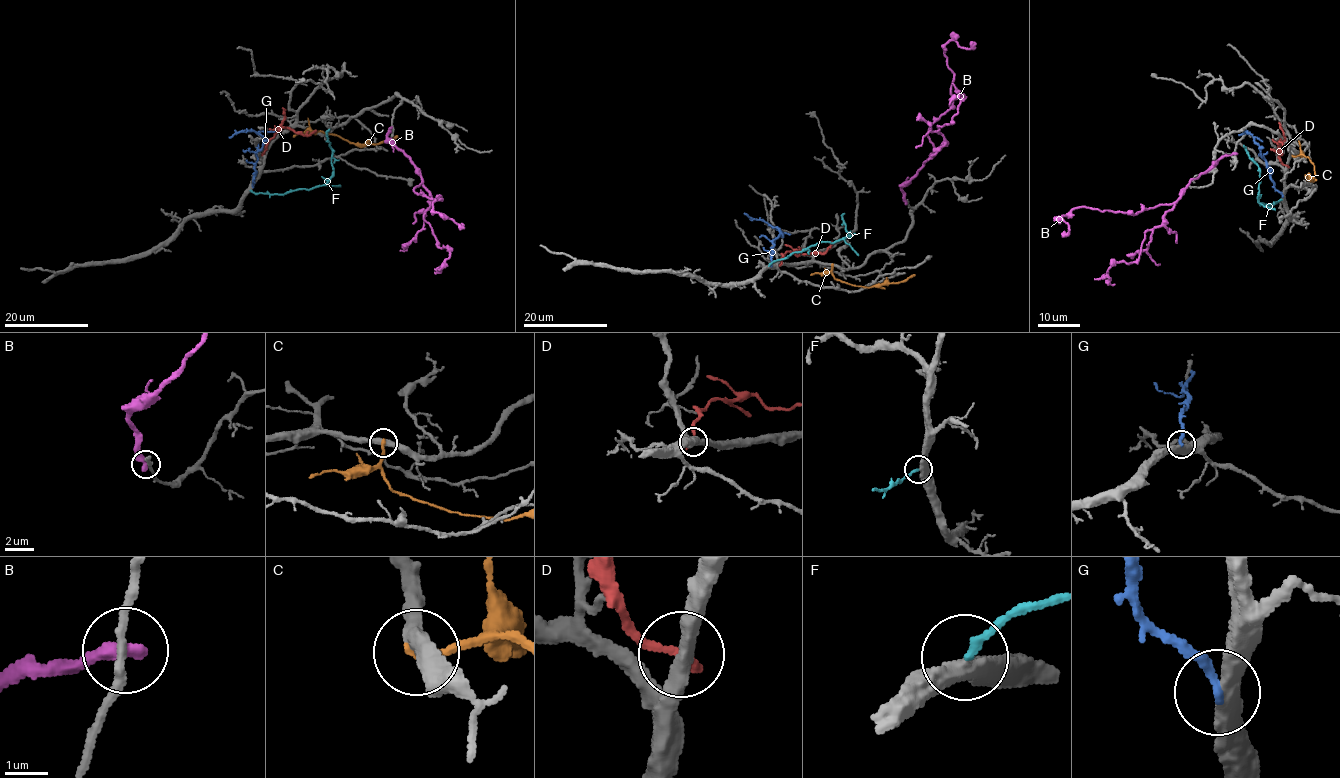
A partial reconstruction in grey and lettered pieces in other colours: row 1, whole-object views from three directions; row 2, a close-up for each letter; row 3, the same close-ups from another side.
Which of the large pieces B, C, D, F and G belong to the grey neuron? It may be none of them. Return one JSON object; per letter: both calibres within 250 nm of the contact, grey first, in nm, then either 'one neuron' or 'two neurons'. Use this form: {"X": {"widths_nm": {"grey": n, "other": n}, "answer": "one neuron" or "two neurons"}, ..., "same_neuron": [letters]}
{"B": {"widths_nm": {"grey": 200, "other": 440}, "answer": "two neurons"}, "C": {"widths_nm": {"grey": 420, "other": 240}, "answer": "two neurons"}, "D": {"widths_nm": {"grey": 440, "other": 240}, "answer": "two neurons"}, "F": {"widths_nm": {"grey": 480, "other": 180}, "answer": "one neuron"}, "G": {"widths_nm": {"grey": 480, "other": 220}, "answer": "two neurons"}, "same_neuron": ["F"]}

